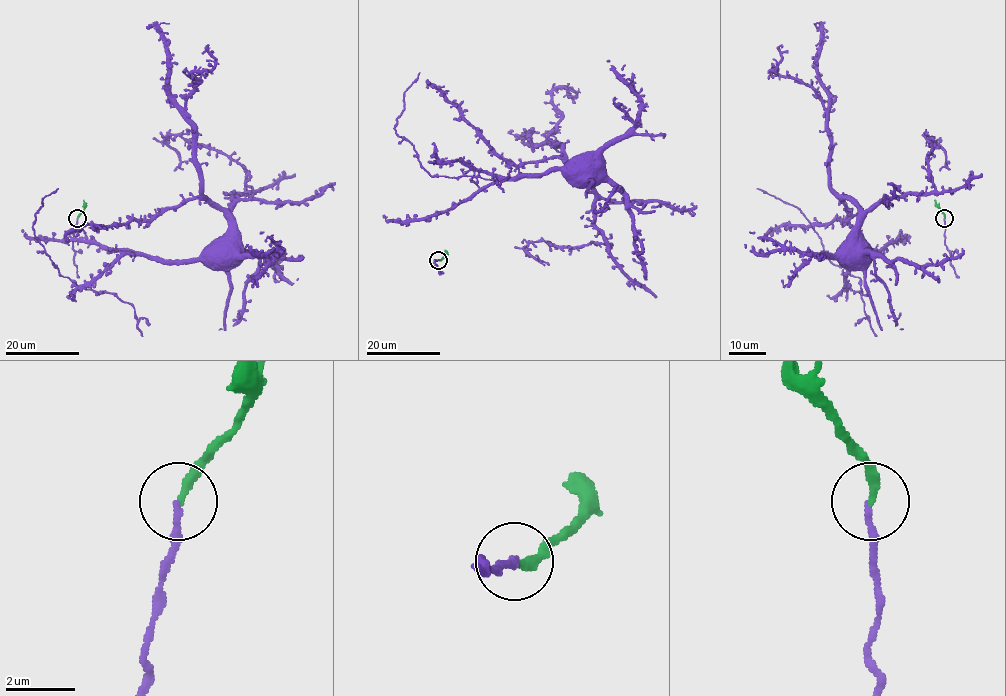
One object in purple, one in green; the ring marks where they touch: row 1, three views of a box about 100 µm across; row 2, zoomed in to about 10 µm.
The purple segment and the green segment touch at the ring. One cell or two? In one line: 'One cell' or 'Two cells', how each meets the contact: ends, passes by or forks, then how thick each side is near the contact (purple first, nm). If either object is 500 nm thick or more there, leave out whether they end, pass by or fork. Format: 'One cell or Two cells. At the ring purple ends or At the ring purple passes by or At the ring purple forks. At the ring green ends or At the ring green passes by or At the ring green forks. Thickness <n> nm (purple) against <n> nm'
One cell. At the ring purple ends. At the ring green ends. Thickness 180 nm (purple) against 240 nm

